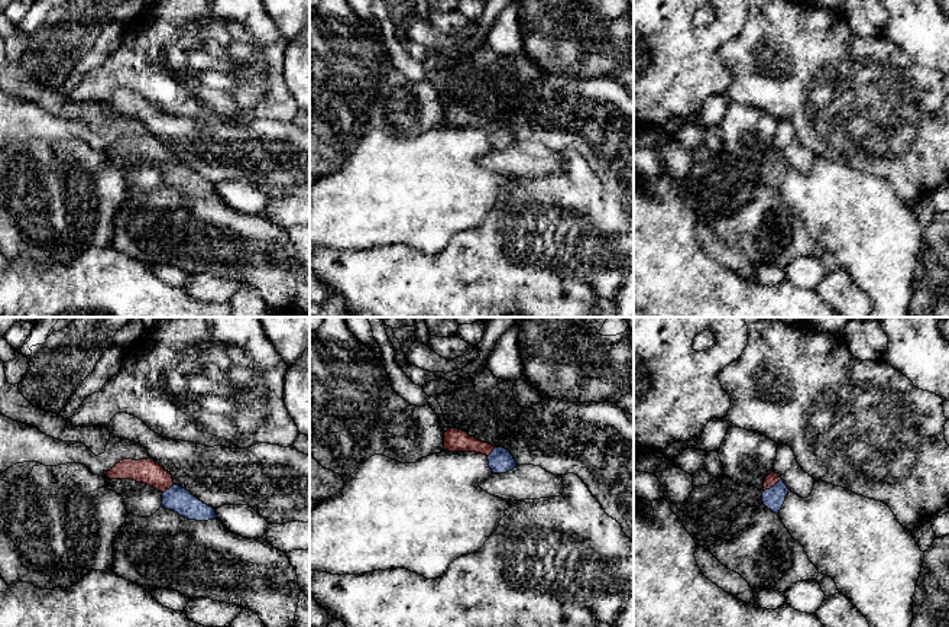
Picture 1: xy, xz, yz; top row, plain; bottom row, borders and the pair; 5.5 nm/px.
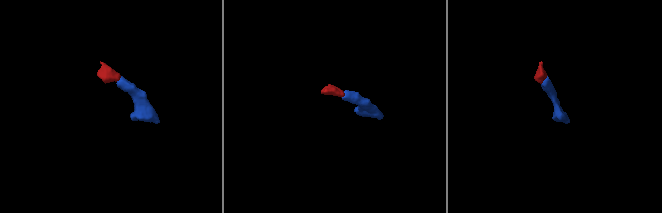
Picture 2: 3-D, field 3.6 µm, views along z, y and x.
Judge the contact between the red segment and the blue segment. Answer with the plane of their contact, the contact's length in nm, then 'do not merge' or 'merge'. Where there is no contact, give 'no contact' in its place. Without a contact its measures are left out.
yz | 120 nm | merge

